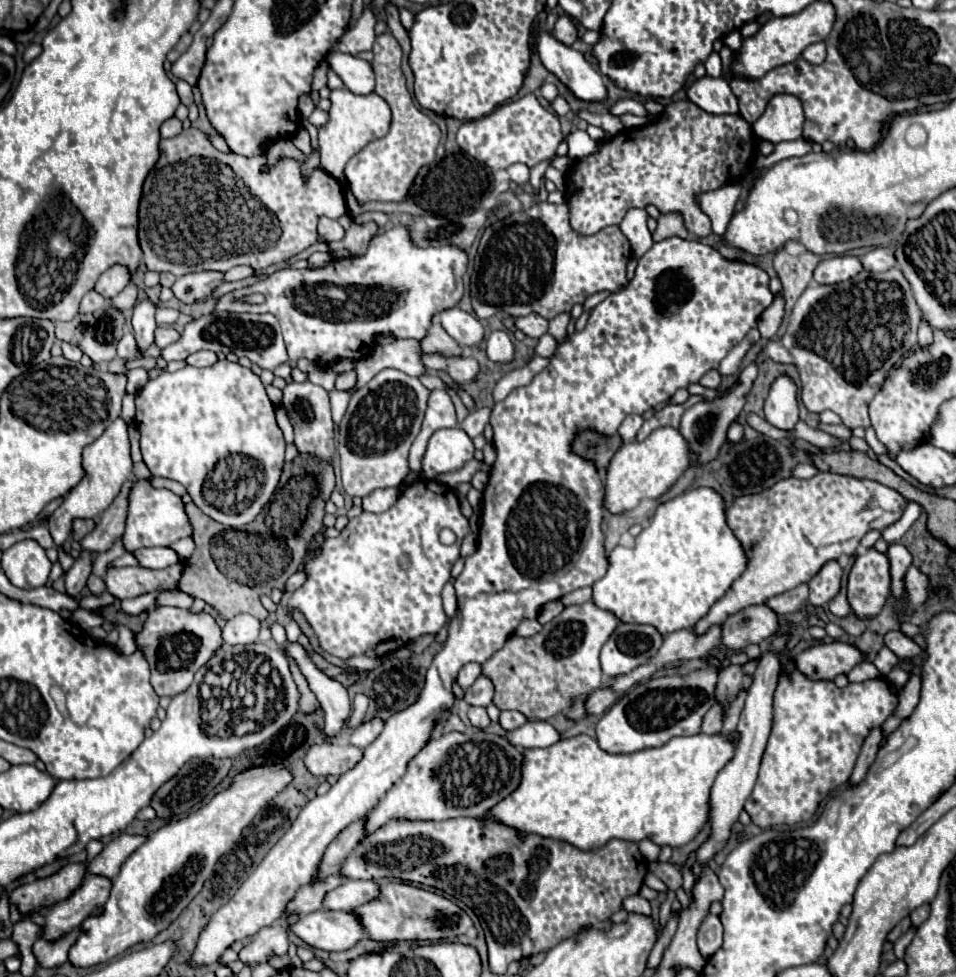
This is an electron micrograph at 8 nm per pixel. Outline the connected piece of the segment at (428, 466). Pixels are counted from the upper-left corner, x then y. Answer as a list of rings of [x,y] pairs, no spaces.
[[[439,429],[429,439],[427,453],[423,457],[423,475],[427,479],[435,479],[441,473],[457,471],[473,459],[473,453],[473,441],[463,429]]]

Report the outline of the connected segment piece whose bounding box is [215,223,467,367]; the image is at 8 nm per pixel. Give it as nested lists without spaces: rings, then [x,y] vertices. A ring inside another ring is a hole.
[[[399,223],[383,233],[377,233],[369,241],[367,251],[363,255],[331,259],[325,267],[317,267],[317,269],[291,269],[291,267],[279,269],[251,287],[243,287],[243,289],[223,295],[217,301],[215,309],[239,311],[239,313],[243,311],[273,313],[279,319],[279,325],[283,329],[289,359],[297,361],[305,357],[313,363],[319,363],[319,367],[327,367],[331,361],[337,361],[341,357],[347,357],[351,361],[363,359],[377,343],[377,337],[385,333],[391,333],[397,337],[415,337],[415,339],[425,337],[437,313],[459,305],[461,295],[463,295],[465,271],[467,271],[465,249],[457,245],[439,245],[439,247],[427,247],[427,249],[417,247],[411,241],[409,227]],[[251,293],[261,293],[265,301],[261,305],[243,303],[241,299]]]

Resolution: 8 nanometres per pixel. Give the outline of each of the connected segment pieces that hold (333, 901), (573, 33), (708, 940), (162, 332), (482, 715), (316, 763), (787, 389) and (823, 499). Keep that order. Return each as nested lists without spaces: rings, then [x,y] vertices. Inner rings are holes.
[[[345,881],[337,885],[327,897],[323,897],[325,911],[349,911],[367,901],[373,901],[379,895],[379,887],[373,881]]]
[[[567,15],[559,17],[557,23],[555,23],[555,29],[553,29],[553,35],[555,35],[557,41],[561,41],[565,45],[573,45],[575,39],[577,39],[577,27],[575,27],[573,19],[567,17]]]
[[[707,915],[699,927],[699,933],[697,933],[697,945],[699,945],[699,951],[701,955],[707,959],[711,957],[723,943],[723,927],[721,927],[721,921],[719,917],[715,915]]]
[[[157,327],[157,329],[155,329],[155,345],[157,345],[159,349],[175,343],[177,339],[179,339],[179,333],[177,333],[175,329],[171,329],[171,327]]]
[[[469,707],[467,715],[469,715],[469,721],[471,721],[471,725],[473,725],[473,727],[485,729],[485,727],[491,723],[491,721],[489,721],[489,717],[487,717],[485,707]]]
[[[319,743],[313,745],[305,757],[305,767],[313,775],[343,775],[353,769],[363,757],[363,749],[351,743]],[[345,745],[345,747],[337,747]]]
[[[779,377],[771,385],[771,393],[765,401],[765,419],[783,431],[793,431],[799,421],[797,387],[789,377]]]
[[[819,473],[811,479],[783,479],[775,483],[771,489],[759,495],[745,495],[737,497],[733,505],[727,509],[727,523],[737,535],[737,539],[747,549],[747,569],[745,573],[731,585],[731,589],[711,607],[711,611],[695,625],[697,633],[705,633],[711,625],[721,625],[729,615],[745,609],[749,605],[761,605],[767,599],[789,591],[801,583],[807,583],[827,561],[839,559],[841,555],[855,555],[861,537],[871,531],[893,525],[899,521],[907,507],[907,499],[891,487],[885,487],[877,481],[857,479],[849,475],[837,473]]]

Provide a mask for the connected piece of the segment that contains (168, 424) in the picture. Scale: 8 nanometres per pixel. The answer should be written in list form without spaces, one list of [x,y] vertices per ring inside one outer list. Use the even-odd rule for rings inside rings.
[[[227,359],[217,361],[211,367],[185,365],[179,371],[161,373],[157,379],[147,381],[147,385],[135,395],[135,405],[141,453],[153,477],[179,481],[205,515],[235,529],[251,523],[269,503],[285,461],[285,439],[277,427],[273,403],[269,401],[261,379],[251,369]],[[243,477],[247,477],[245,485],[241,483]],[[237,499],[243,499],[243,505],[239,505]]]

